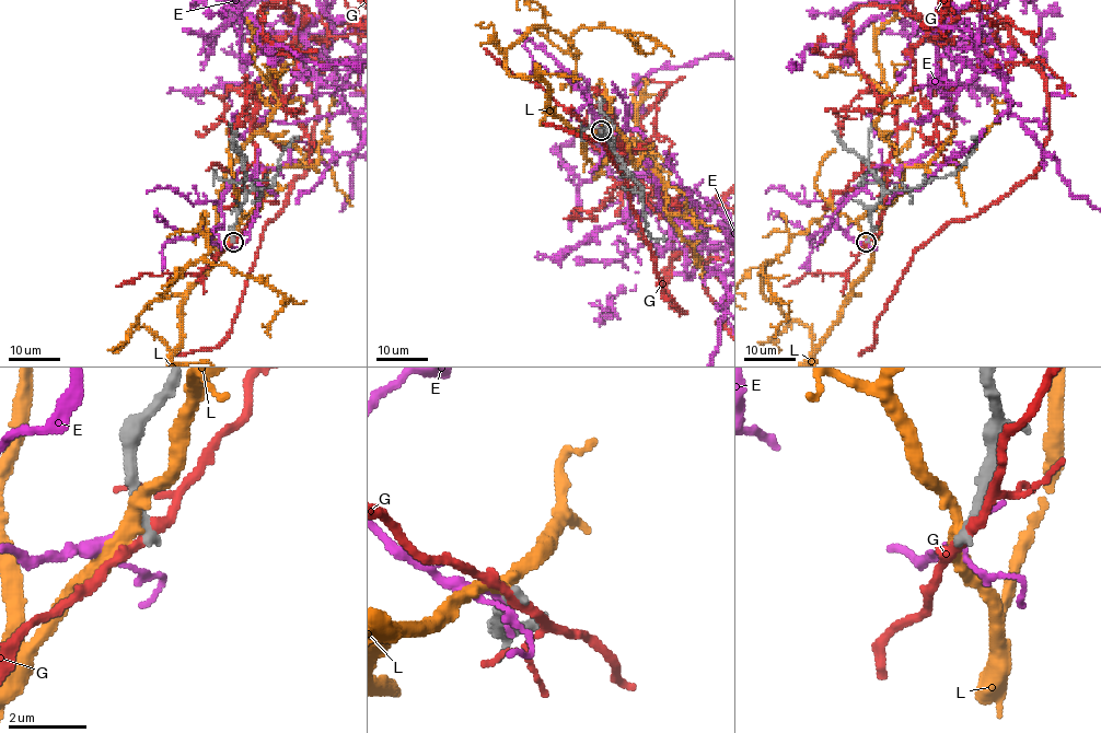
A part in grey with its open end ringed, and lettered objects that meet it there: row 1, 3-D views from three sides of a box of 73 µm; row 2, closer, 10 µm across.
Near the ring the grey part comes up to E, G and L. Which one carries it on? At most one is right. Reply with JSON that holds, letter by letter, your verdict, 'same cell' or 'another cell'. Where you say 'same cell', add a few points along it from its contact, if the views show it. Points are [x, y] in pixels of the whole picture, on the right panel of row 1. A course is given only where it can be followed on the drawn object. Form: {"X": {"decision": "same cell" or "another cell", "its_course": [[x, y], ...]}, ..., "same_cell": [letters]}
{"E": {"decision": "another cell"}, "G": {"decision": "another cell"}, "L": {"decision": "another cell"}, "same_cell": []}

